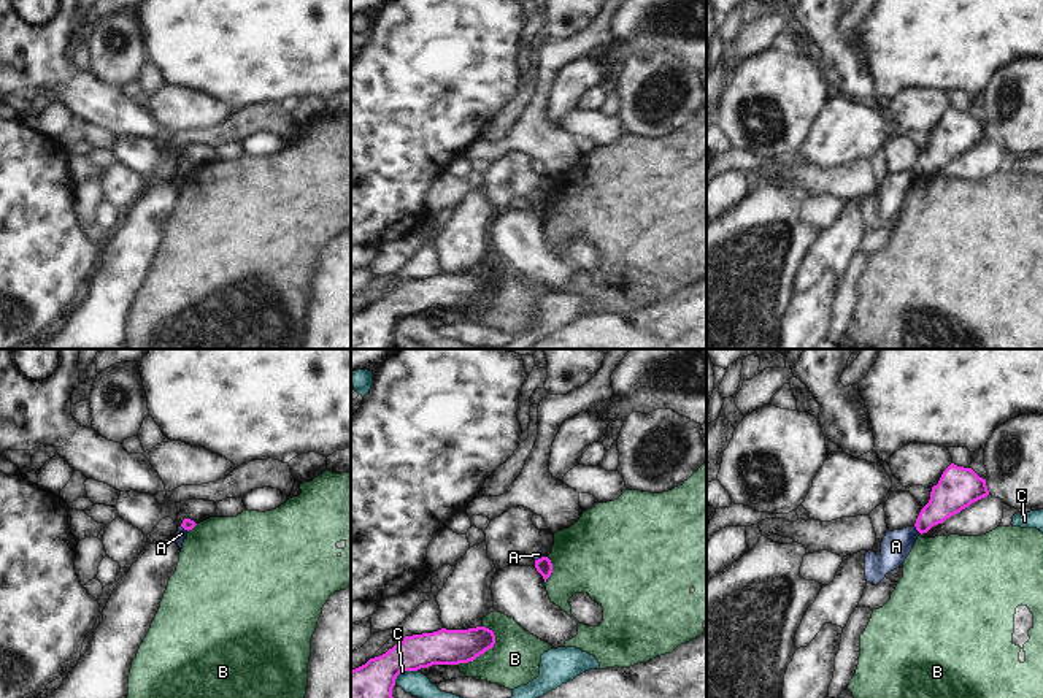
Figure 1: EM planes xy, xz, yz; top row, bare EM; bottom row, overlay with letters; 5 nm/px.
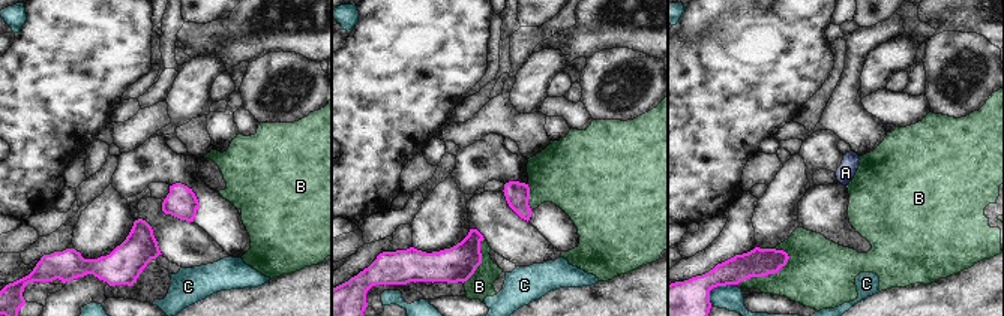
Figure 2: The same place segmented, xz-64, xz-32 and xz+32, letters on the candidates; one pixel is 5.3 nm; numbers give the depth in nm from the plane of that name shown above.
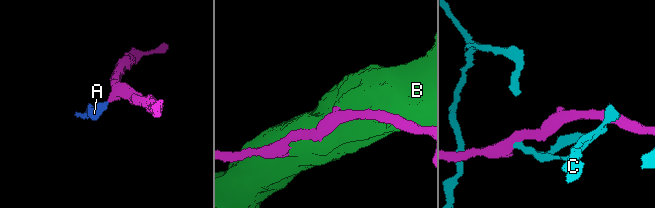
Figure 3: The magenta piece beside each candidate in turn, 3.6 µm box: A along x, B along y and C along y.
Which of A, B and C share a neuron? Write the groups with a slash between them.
A / B / C

